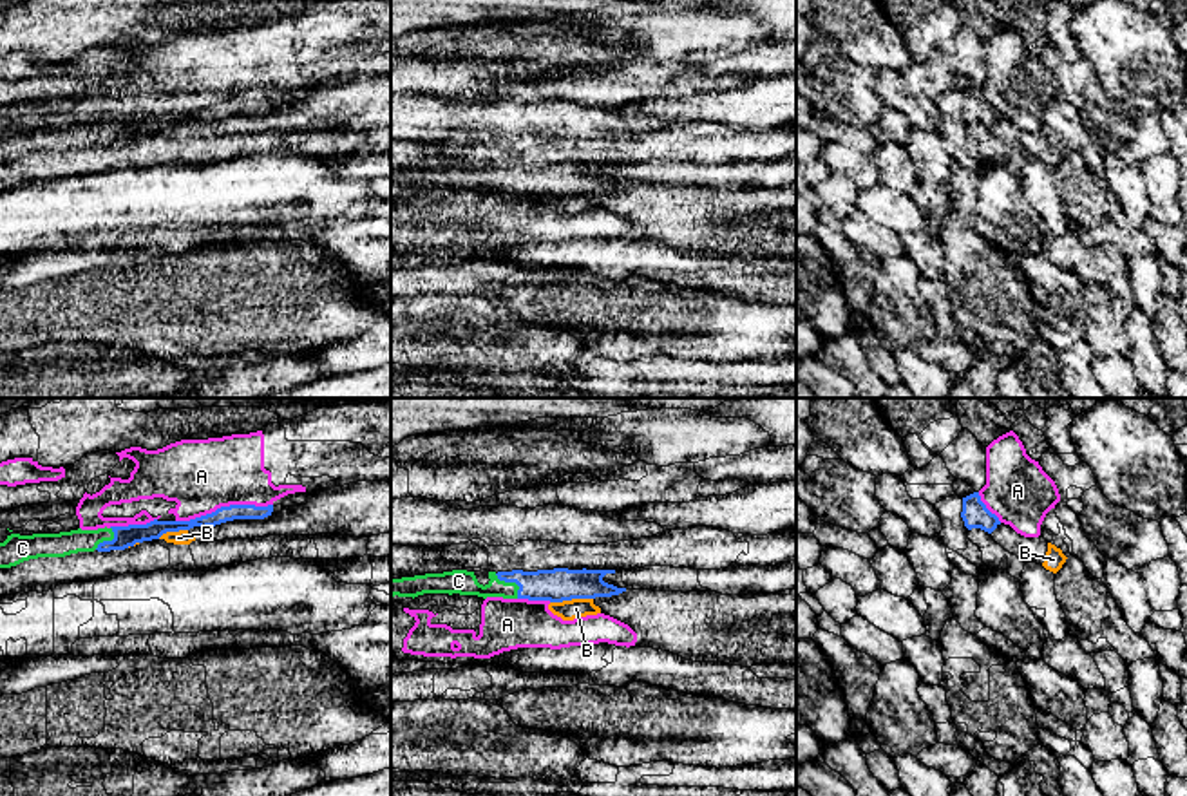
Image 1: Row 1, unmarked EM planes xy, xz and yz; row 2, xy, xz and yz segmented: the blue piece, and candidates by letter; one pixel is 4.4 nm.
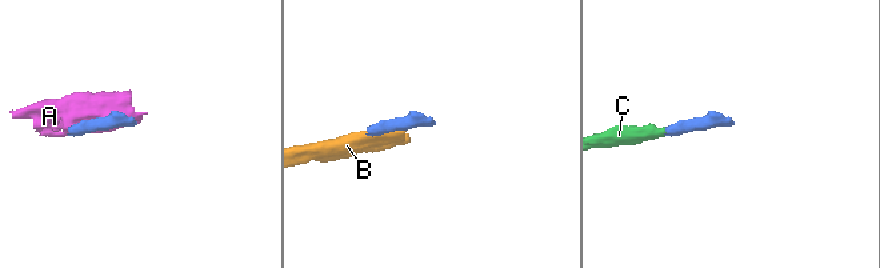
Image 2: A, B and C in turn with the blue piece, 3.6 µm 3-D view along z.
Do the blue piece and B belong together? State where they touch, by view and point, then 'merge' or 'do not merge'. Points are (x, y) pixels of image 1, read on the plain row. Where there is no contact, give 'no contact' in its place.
xz (570, 194) | do not merge

